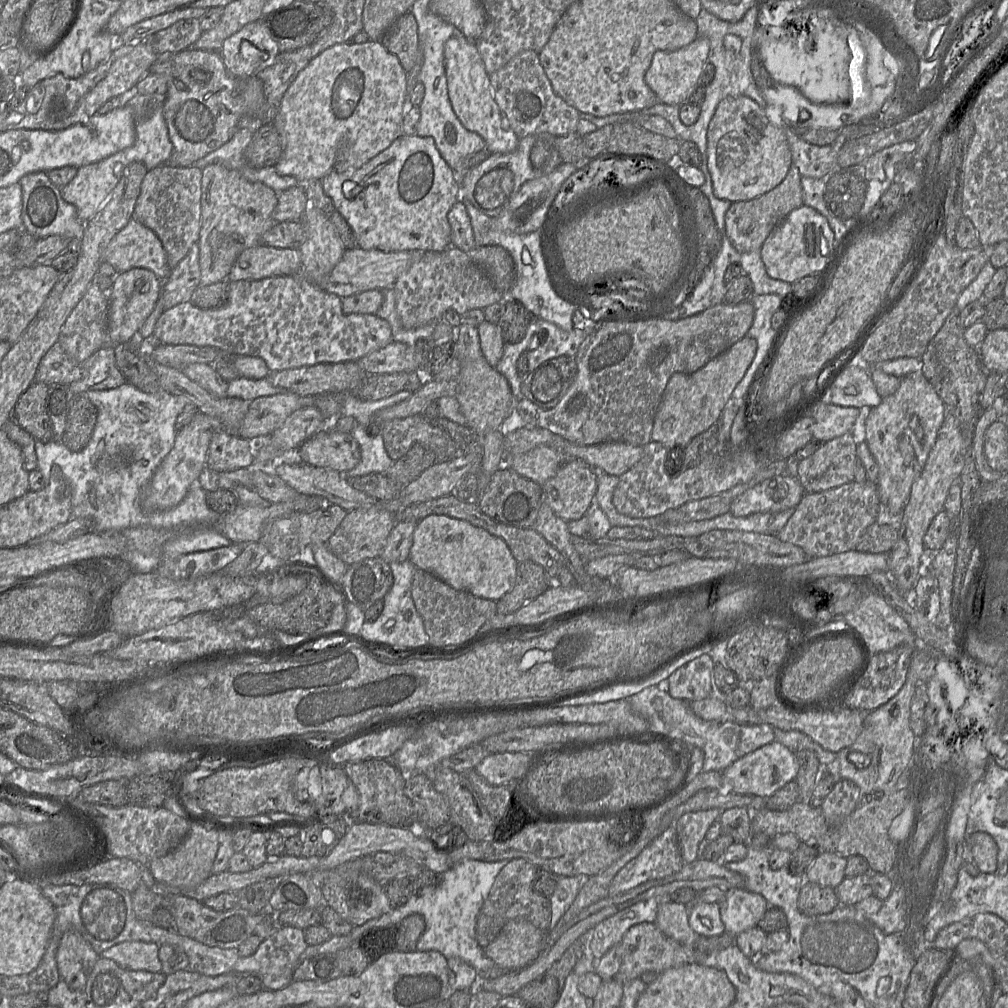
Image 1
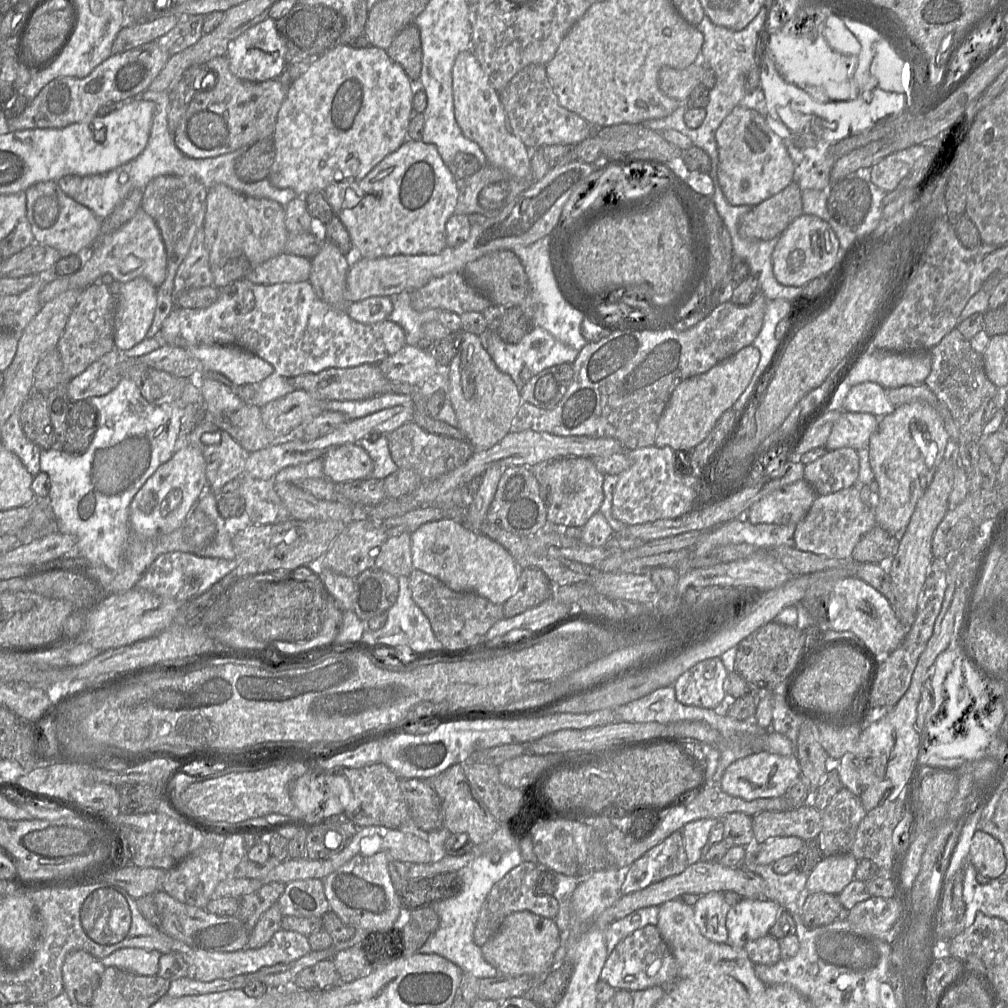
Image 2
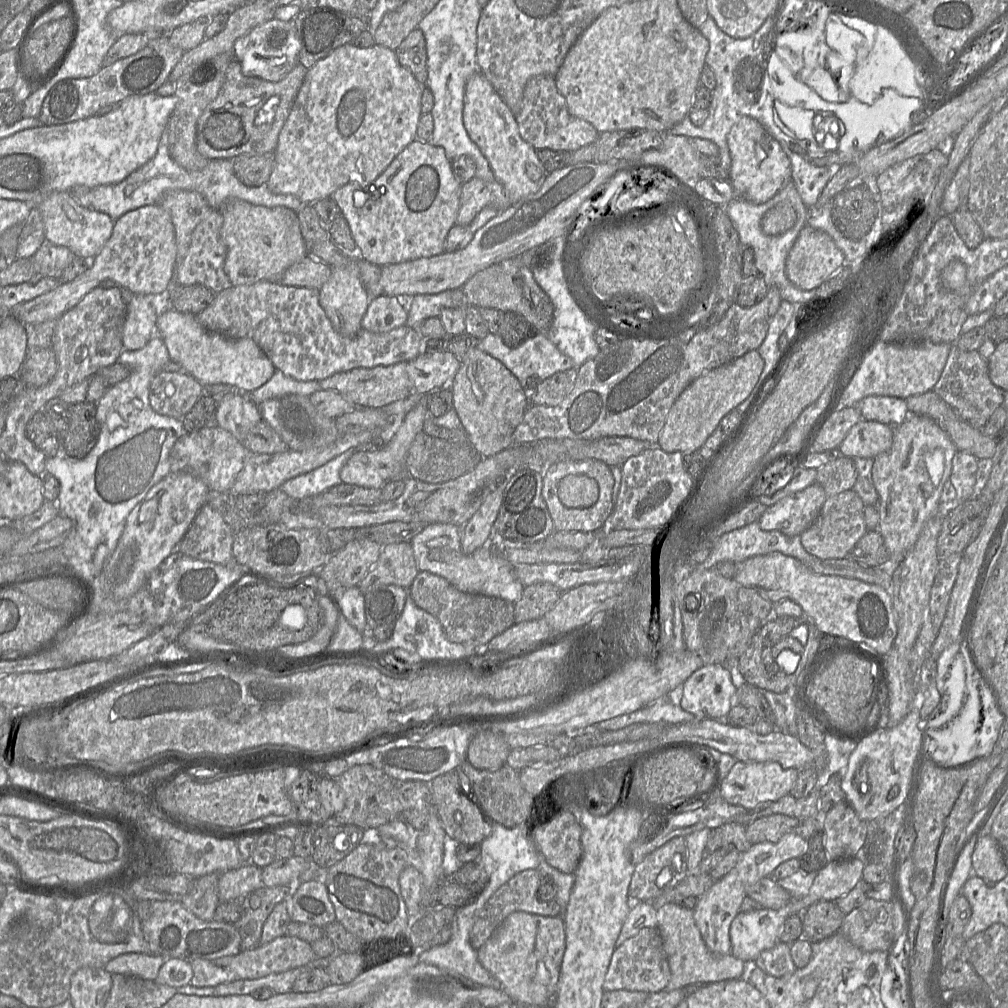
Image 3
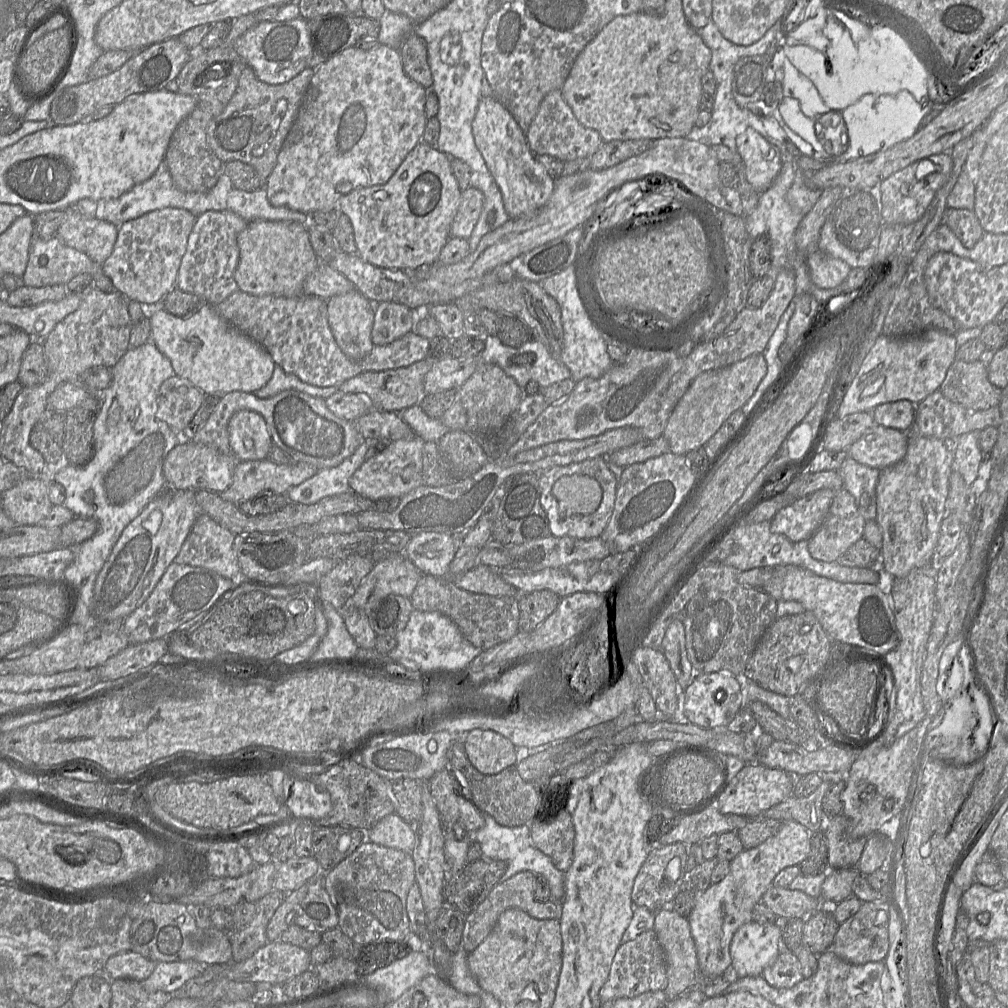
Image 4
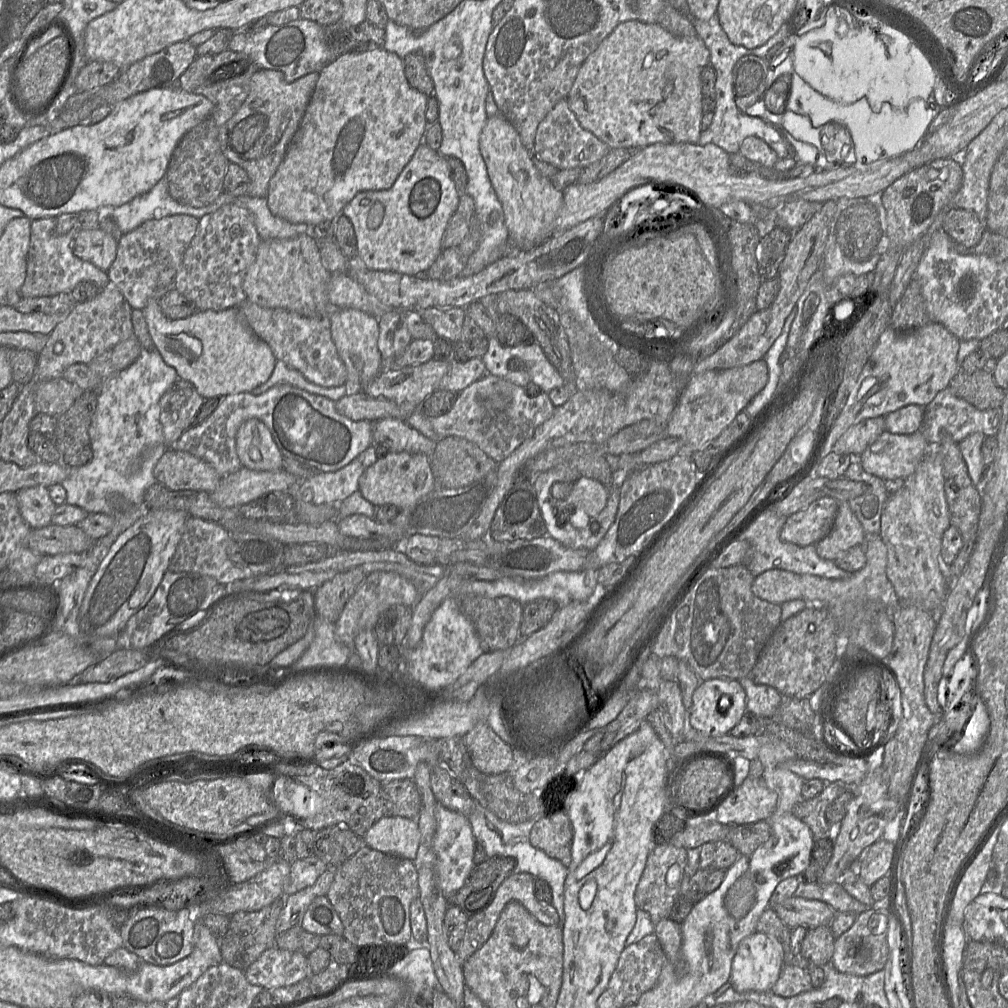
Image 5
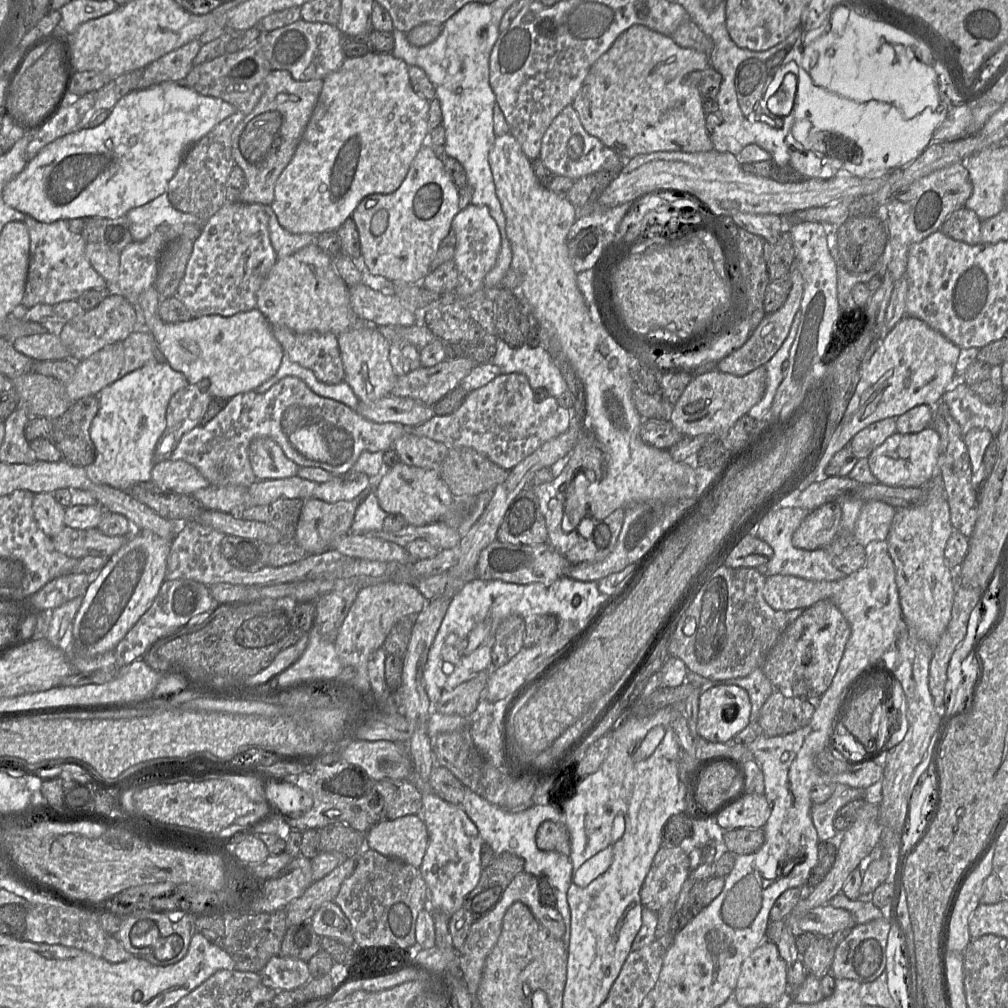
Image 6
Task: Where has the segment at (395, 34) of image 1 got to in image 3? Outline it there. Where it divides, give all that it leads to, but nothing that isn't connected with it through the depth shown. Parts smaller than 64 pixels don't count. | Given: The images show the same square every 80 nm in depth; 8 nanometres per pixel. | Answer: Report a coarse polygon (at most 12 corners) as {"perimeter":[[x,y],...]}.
{"perimeter":[[418,27],[395,53],[399,63],[425,85],[426,41]]}

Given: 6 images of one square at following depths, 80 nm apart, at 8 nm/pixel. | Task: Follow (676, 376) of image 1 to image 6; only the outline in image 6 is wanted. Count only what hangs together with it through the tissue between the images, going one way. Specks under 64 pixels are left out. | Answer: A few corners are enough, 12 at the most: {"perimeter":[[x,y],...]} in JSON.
{"perimeter":[[765,365],[695,371],[669,421],[724,435],[759,402]]}

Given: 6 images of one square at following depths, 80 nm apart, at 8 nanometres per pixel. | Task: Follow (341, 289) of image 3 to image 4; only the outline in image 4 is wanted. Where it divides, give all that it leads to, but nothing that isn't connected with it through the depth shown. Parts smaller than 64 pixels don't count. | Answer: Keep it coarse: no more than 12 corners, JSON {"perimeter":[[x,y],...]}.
{"perimeter":[[357,289],[326,301],[341,351],[359,361],[374,347],[375,304]]}

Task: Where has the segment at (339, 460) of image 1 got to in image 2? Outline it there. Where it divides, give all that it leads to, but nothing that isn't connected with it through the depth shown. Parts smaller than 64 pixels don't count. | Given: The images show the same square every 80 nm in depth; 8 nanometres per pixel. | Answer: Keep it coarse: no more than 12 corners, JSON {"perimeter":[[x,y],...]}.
{"perimeter":[[360,444],[333,447],[321,460],[336,484],[372,477]]}

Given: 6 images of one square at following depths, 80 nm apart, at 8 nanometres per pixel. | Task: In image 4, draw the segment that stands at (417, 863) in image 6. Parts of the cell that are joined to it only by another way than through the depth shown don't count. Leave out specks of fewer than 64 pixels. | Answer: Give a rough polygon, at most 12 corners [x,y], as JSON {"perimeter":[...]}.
{"perimeter":[[392,813],[369,829],[368,840],[411,854],[414,825]]}

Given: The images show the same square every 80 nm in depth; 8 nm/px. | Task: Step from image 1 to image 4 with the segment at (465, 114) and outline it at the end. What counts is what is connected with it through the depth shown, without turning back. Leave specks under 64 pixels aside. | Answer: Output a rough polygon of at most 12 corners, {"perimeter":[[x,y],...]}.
{"perimeter":[[494,97],[472,122],[510,218],[541,208],[554,178]]}

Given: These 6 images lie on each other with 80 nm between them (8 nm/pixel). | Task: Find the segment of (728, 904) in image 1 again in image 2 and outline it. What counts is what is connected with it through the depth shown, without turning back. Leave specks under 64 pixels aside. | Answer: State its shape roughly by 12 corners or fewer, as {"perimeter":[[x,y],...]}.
{"perimeter":[[741,898],[727,913],[728,943],[768,935],[783,910]]}

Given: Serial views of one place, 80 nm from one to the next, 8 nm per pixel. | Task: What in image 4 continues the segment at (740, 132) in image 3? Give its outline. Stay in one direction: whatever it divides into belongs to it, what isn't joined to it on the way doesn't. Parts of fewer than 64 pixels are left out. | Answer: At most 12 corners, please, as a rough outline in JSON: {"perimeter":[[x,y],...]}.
{"perimeter":[[753,128],[736,137],[746,181],[759,194],[782,167],[779,149]]}

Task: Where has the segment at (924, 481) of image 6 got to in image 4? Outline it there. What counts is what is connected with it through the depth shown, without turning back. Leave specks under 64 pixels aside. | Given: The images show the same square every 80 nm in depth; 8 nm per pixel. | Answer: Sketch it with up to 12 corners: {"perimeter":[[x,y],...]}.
{"perimeter":[[875,424],[846,451],[882,470],[900,462],[908,433]]}

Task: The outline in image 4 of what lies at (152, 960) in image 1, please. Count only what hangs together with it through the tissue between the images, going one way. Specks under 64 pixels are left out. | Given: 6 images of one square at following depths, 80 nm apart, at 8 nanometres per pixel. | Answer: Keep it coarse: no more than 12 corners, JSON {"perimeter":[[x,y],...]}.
{"perimeter":[[131,950],[105,964],[111,980],[142,982],[156,963]]}

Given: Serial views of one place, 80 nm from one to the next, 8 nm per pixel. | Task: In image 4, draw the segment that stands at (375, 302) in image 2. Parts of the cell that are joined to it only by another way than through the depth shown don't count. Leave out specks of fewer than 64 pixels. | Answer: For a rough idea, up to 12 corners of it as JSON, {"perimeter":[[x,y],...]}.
{"perimeter":[[375,305],[371,337],[387,345],[413,328],[413,311]]}

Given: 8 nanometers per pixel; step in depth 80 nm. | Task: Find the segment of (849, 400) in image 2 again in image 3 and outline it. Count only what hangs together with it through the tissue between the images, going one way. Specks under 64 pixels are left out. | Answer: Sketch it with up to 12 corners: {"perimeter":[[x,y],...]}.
{"perimeter":[[867,396],[856,406],[865,420],[898,426],[905,399]]}

